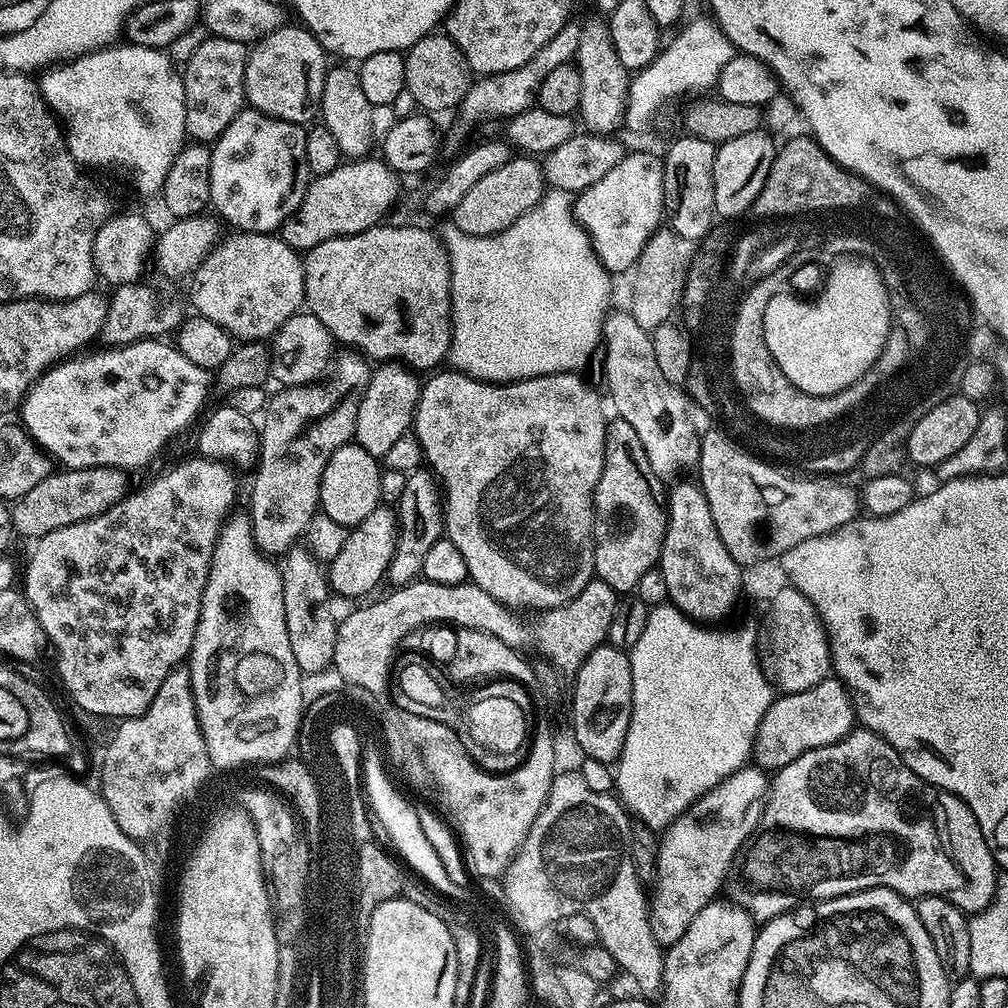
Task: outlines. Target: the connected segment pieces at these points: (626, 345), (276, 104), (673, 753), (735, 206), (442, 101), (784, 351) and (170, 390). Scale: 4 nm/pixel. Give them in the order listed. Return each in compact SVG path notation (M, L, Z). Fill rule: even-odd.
M609 311L604 320L604 335L602 337L602 356L604 352L604 376L608 379L608 392L612 395L612 404L616 407L615 415L619 419L630 422L646 449L646 458L650 458L650 466L654 466L654 474L662 478L676 476L687 468L695 469L700 462L700 437L696 432L696 424L688 413L690 400L677 385L666 382L662 378L662 370L658 370L658 362L654 358L654 346L649 329L638 326L634 322L631 311Z
M288 22L284 27L274 30L274 34L266 34L266 38L251 45L248 54L244 71L247 107L301 126L315 121L322 102L322 86L330 67L330 60L327 59L329 57L318 38L314 38L314 34L299 23Z
M671 602L658 604L648 609L646 626L638 642L630 650L632 658L632 713L630 726L626 730L626 742L620 759L614 768L614 788L618 799L625 809L638 814L637 819L654 830L663 830L673 824L695 800L701 800L708 791L718 782L722 782L730 774L749 763L754 752L756 731L766 714L766 710L774 699L774 688L763 676L760 662L757 659L757 633L750 632L719 632L716 626L701 626L697 621L691 620L686 613L680 612Z
M764 130L738 134L738 138L730 138L730 142L717 147L714 158L714 206L717 217L743 217L751 204L756 201L756 195L766 182L766 174L770 174L770 166L775 160L778 149L777 141L772 141L767 134L769 135Z
M437 30L414 42L412 48L404 52L406 62L405 89L414 94L417 109L428 114L459 109L462 98L468 93L474 79L472 67L466 62L462 50L443 31Z
M849 258L846 262L838 262L835 270L826 272L822 294L808 300L799 300L796 296L787 296L781 290L777 296L770 298L766 306L764 319L764 341L782 374L790 378L798 390L809 392L815 396L829 396L841 392L846 386L858 382L870 366L882 354L882 346L886 346L888 331L894 326L892 313L894 308L888 302L887 288L876 264L871 259Z
M160 338L135 340L134 343L126 344L123 348L104 348L99 351L89 351L87 354L76 354L71 358L65 358L59 364L42 373L32 383L32 388L23 398L18 409L19 423L24 431L52 457L53 461L64 468L122 468L125 470L144 468L199 414L200 407L203 406L208 392L210 396L210 389L214 384L213 373L202 366L194 366L194 362L190 362L190 358L186 358L186 354L182 354L176 349L175 343L165 342Z

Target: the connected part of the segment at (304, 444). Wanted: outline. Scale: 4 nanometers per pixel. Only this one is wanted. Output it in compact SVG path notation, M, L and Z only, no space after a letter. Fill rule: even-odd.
M344 350L344 353L337 355L331 361L330 371L323 378L316 380L311 384L293 384L291 386L281 387L280 392L272 392L268 397L268 403L262 413L262 421L259 425L258 431L260 434L260 454L254 465L254 473L256 477L252 480L252 512L250 511L250 519L252 521L252 533L254 534L254 542L260 548L260 551L265 554L283 554L293 547L305 535L308 529L308 524L313 517L318 514L320 506L320 487L322 486L322 470L326 470L326 462L330 462L330 454L334 454L334 450L338 450L343 444L353 443L356 435L356 423L358 422L358 406L364 397L366 386L370 382L372 373L374 371L373 365L361 353L355 350Z

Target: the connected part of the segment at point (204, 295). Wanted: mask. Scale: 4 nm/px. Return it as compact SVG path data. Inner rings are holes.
M239 230L231 234L191 273L193 309L218 322L237 341L264 342L305 307L304 261L279 235Z

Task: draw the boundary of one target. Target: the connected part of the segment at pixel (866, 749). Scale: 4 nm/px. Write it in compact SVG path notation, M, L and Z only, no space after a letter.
M863 726L853 727L852 731L847 732L838 742L827 744L821 748L810 750L806 754L802 754L798 758L794 758L794 762L790 762L784 768L775 769L774 775L771 777L768 786L768 795L764 801L764 812L760 815L760 821L756 829L752 831L752 836L740 848L740 853L732 860L732 869L728 871L728 879L726 881L726 896L727 899L737 905L742 910L746 910L748 915L756 922L767 922L773 920L775 916L780 916L783 912L791 912L793 908L797 907L801 902L819 902L822 900L832 900L835 896L849 896L852 892L861 892L867 888L889 888L894 890L900 896L905 898L919 898L921 896L941 896L946 898L954 906L958 906L961 912L965 914L975 914L980 912L992 901L992 894L996 889L996 878L998 875L998 865L996 859L992 856L990 846L986 842L986 838L982 838L982 830L978 826L978 822L974 818L974 814L964 805L963 800L958 799L954 794L950 794L946 790L936 788L930 782L926 782L922 778L918 778L918 774L914 774L914 770L910 770L910 766L906 766L906 762L902 762L902 758L894 751L894 749L887 744L881 736L874 734L870 729Z

